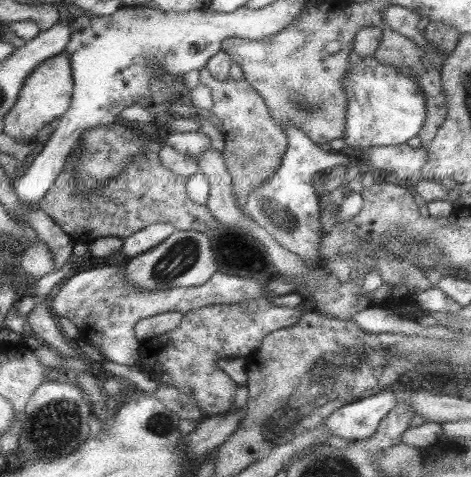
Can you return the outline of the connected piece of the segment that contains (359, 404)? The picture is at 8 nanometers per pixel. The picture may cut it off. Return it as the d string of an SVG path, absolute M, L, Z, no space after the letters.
M381 391L344 404L322 422L332 436L360 441L370 437L379 421L397 404L397 392Z

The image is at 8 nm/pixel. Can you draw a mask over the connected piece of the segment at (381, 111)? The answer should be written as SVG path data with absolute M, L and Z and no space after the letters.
M367 55L349 66L341 88L347 100L342 135L347 147L364 150L404 144L422 128L426 115L425 101L415 79L393 65L379 63L373 55Z

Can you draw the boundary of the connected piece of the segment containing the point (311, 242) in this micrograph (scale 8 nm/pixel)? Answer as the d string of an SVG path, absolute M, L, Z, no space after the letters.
M287 125L282 130L286 137L286 149L283 152L281 163L270 178L267 178L260 186L251 190L244 199L243 210L257 226L264 228L267 234L289 252L296 256L307 266L315 267L319 258L319 239L321 239L321 214L319 210L319 196L315 193L313 180L317 172L328 171L335 166L345 166L348 164L349 157L336 152L324 152L316 146L303 132L297 128Z

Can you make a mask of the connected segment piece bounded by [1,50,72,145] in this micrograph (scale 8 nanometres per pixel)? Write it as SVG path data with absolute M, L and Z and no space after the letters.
M61 50L59 54L55 54L47 60L43 60L41 64L37 64L29 72L29 76L23 80L17 100L1 119L3 134L15 140L17 144L26 144L28 140L35 138L37 132L45 124L56 122L63 115L63 112L69 106L71 91L71 64L69 64L69 58L67 58L65 50Z

